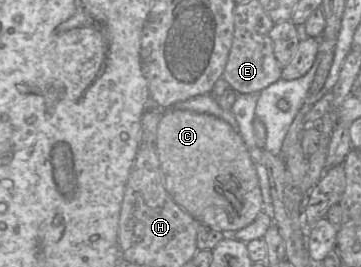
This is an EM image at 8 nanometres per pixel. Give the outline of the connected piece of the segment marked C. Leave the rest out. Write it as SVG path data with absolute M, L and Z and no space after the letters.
M173 108L163 110L157 128L156 148L163 184L172 200L201 225L226 235L232 235L252 223L263 211L263 200L249 148L240 132L236 132L226 121L212 115Z

